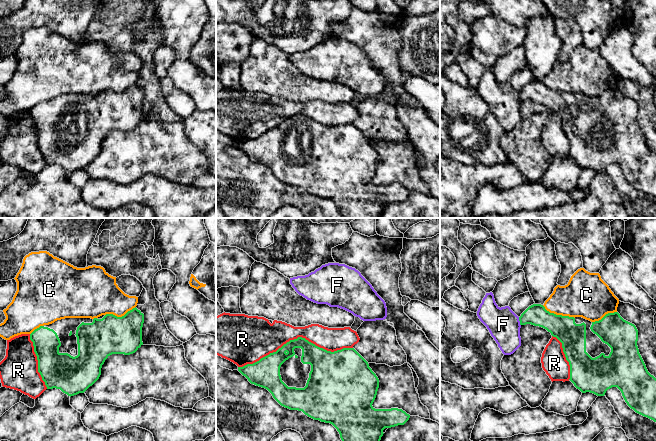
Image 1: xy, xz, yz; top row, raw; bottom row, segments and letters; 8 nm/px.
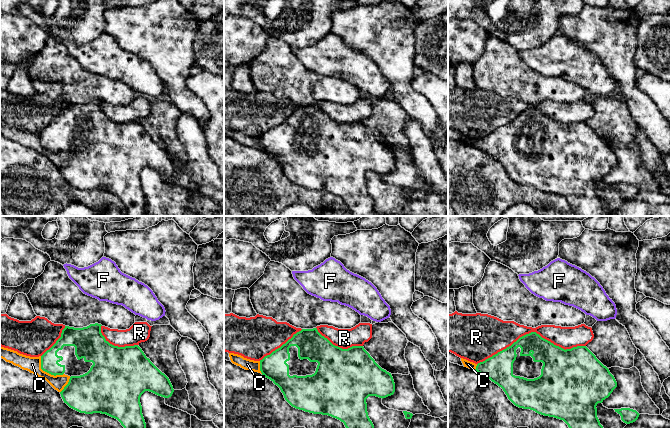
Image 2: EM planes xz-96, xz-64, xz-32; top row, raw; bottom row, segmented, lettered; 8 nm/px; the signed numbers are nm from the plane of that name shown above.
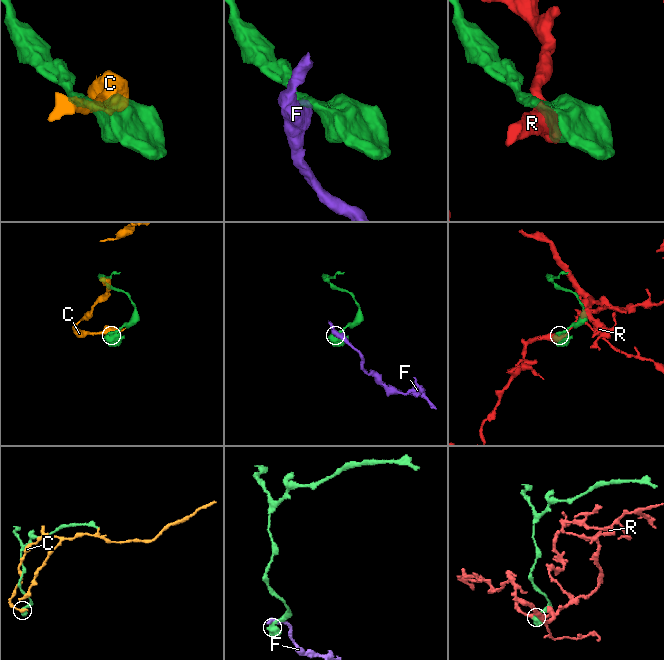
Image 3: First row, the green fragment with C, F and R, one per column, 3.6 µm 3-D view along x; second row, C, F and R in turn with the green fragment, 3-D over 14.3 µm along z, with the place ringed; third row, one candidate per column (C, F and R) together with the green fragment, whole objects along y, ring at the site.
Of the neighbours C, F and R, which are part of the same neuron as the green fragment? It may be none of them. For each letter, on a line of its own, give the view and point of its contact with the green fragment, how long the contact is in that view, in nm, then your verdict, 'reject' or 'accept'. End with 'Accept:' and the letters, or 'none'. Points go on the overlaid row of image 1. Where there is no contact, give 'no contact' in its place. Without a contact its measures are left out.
C: yz (558, 315) | 280 nm | reject
F: yz (519, 320) | 70 nm | reject
R: xz (295, 339) | 950 nm | reject
Accept: none

